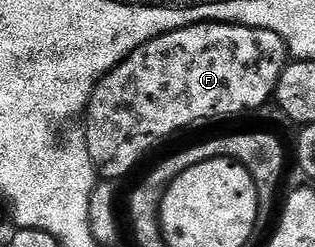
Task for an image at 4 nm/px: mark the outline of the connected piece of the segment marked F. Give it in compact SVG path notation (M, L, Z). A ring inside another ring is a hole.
M203 21L166 31L135 49L96 84L83 114L83 148L88 150L97 174L104 179L124 177L159 141L179 129L188 129L211 117L236 117L247 109L260 109L276 95L278 79L288 65L290 54L282 35L233 25L226 21Z

